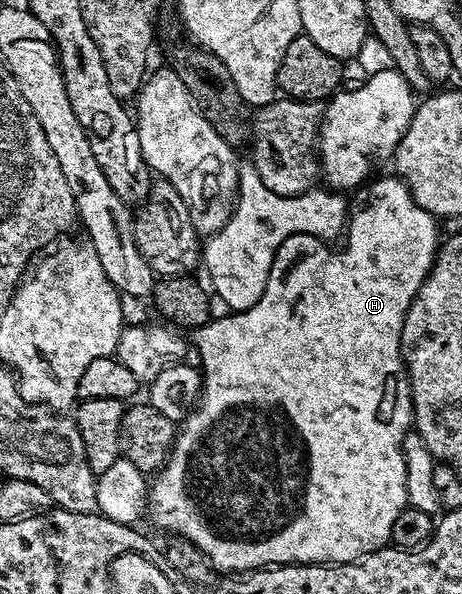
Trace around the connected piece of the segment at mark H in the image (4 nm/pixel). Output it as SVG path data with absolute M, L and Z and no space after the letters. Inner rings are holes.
M399 177L391 178L373 178L359 192L360 204L357 207L355 204L350 211L350 234L344 251L328 251L329 244L314 235L286 237L286 241L282 241L280 249L276 251L266 289L256 306L246 313L225 314L224 323L210 321L199 328L198 366L204 378L200 402L183 419L182 426L176 433L174 449L168 453L167 464L155 472L151 480L146 491L150 498L146 515L162 530L172 531L168 533L175 533L179 538L188 539L198 545L200 552L208 558L217 572L251 573L277 565L354 563L372 551L379 551L391 540L394 520L398 517L400 508L408 506L406 461L402 452L404 439L410 434L414 420L410 414L412 391L408 388L408 372L402 369L400 325L402 316L408 312L410 300L416 296L416 288L421 287L425 275L432 272L432 262L436 259L435 251L442 242L442 234L440 235L438 228L432 227L432 214L423 211L408 193L408 184ZM295 455L300 459L308 455L308 476L304 479L304 508L294 512L292 519L286 520L276 531L276 467L284 471L287 467L294 466Z

